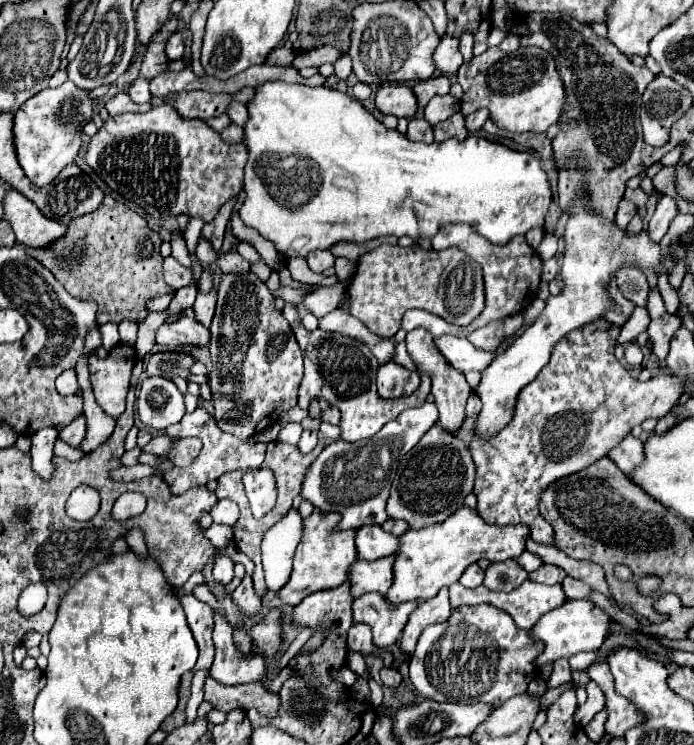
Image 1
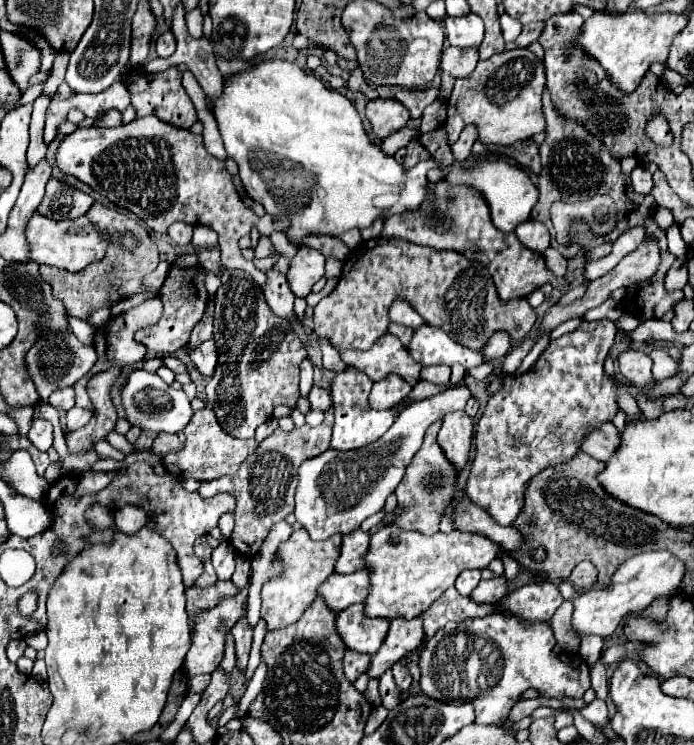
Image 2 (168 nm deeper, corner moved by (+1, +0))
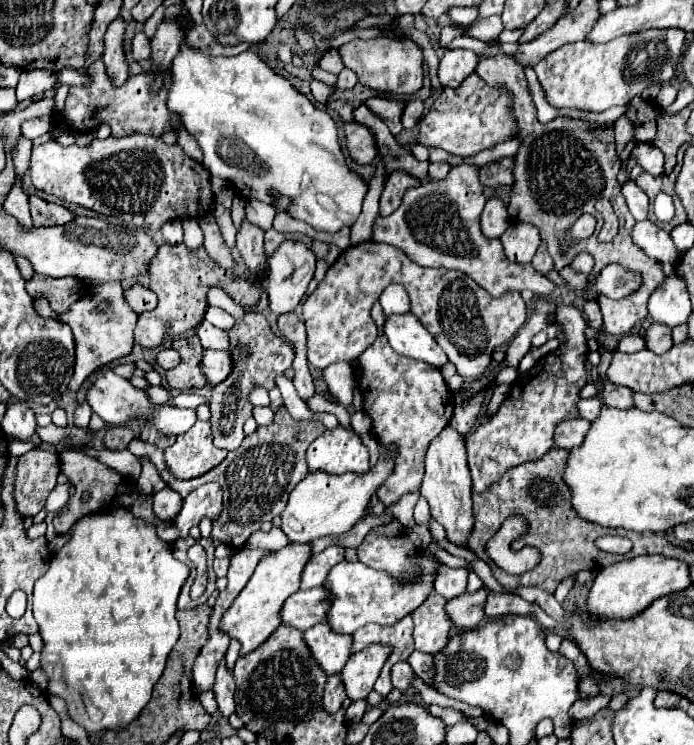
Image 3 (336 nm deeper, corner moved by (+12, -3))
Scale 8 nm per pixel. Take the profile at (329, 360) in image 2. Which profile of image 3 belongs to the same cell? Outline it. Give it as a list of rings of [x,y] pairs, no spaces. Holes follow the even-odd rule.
[[[330,364],[328,368],[322,370],[322,380],[328,392],[332,392],[332,396],[342,406],[348,408],[352,402],[352,388],[354,388],[352,366],[350,364]]]

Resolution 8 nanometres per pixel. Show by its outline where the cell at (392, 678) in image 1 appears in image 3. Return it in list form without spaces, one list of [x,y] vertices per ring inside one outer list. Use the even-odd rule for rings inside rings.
[[[398,662],[392,666],[392,686],[398,688],[400,692],[406,692],[410,688],[412,676],[414,676],[414,672],[408,662]]]

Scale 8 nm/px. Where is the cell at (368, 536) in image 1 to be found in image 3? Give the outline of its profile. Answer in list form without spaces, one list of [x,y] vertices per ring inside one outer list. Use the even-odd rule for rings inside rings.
[[[332,544],[328,546],[324,552],[314,554],[312,560],[308,560],[306,568],[304,568],[304,576],[302,576],[302,590],[306,588],[314,588],[314,586],[322,586],[328,578],[328,572],[340,562],[344,560],[344,546],[340,544]]]

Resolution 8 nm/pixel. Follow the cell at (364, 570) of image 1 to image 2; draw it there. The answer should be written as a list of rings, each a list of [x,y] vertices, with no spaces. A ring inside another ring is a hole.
[[[361,569],[349,575],[333,573],[323,585],[319,585],[319,599],[327,603],[333,613],[341,613],[353,603],[363,603],[369,589],[369,571]]]

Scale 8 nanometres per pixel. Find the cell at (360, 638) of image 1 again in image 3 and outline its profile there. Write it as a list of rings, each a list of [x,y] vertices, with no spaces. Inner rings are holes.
[[[340,674],[328,676],[328,682],[326,682],[326,688],[324,688],[324,698],[322,698],[322,704],[324,704],[326,712],[340,710],[344,698],[346,698],[346,688],[340,680]]]

